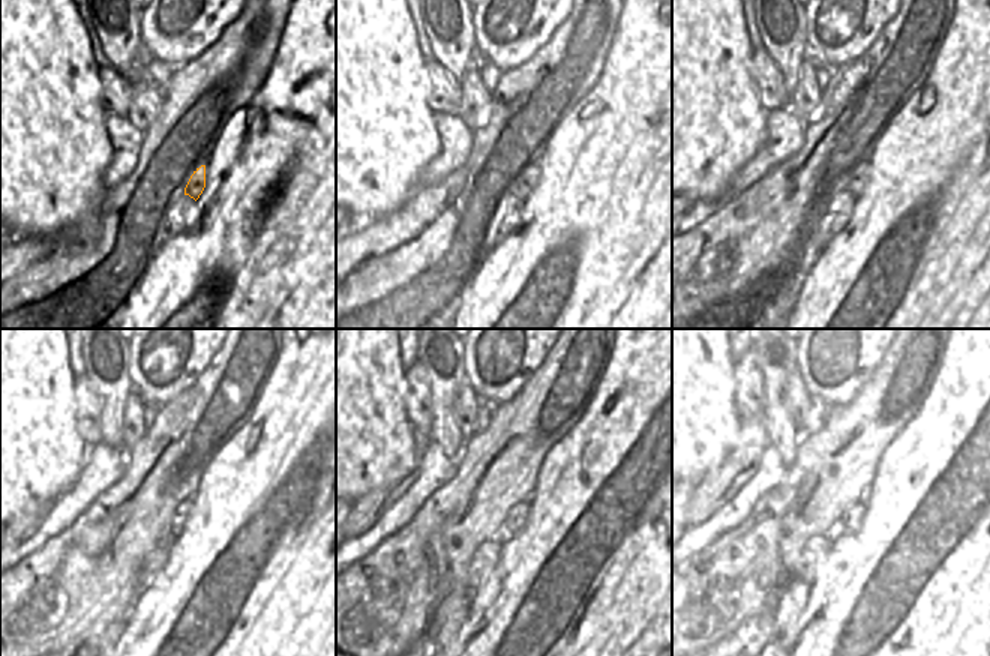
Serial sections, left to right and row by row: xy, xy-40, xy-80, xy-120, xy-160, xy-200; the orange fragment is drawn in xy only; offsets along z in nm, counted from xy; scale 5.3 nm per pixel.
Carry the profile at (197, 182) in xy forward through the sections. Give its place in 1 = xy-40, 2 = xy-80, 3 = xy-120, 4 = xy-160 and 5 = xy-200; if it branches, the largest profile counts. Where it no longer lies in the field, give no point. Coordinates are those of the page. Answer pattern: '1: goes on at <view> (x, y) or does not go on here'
1: goes on at xy-40 (530, 177)
2: goes on at xy-80 (858, 179)
3: goes on at xy-120 (182, 512)
4: goes on at xy-160 (516, 518)
5: goes on at xy-200 (851, 520)

